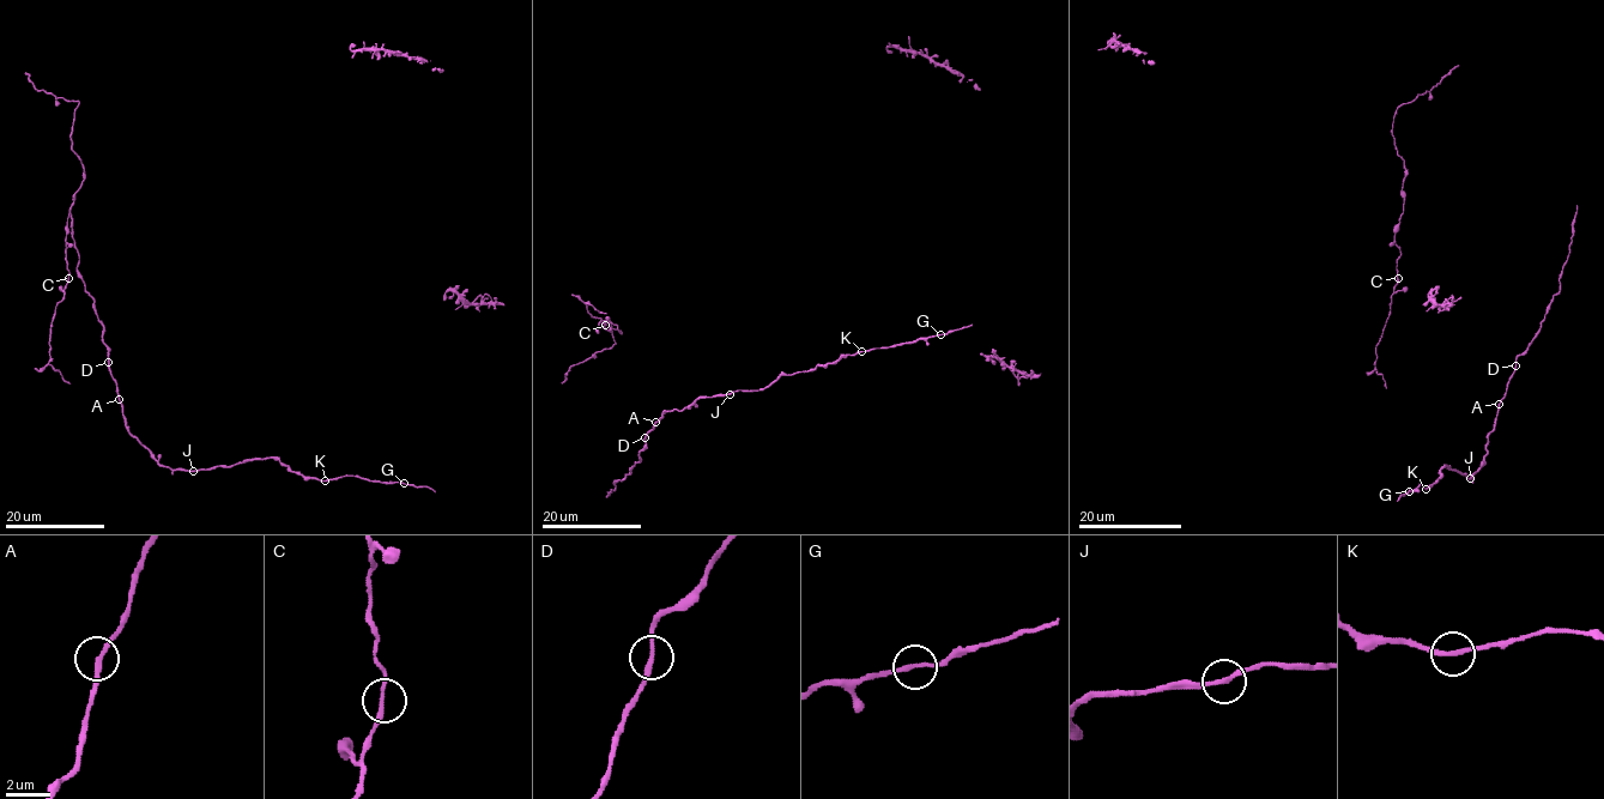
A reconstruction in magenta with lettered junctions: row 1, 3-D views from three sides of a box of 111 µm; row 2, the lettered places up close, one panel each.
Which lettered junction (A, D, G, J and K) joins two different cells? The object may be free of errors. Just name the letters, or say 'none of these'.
D

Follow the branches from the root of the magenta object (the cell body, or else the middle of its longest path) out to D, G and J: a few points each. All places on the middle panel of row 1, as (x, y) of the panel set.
D: (839, 359), (807, 370), (780, 374), (758, 391), (700, 397), (682, 410), (666, 410), (646, 437)
G: (839, 359), (940, 334)
J: (839, 359), (807, 370), (780, 374), (758, 391), (730, 394)

